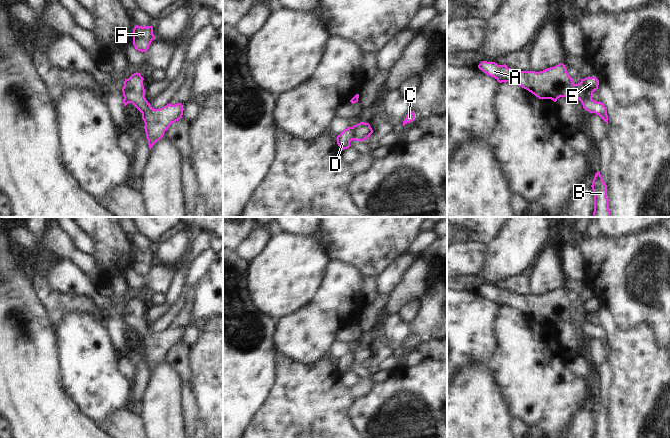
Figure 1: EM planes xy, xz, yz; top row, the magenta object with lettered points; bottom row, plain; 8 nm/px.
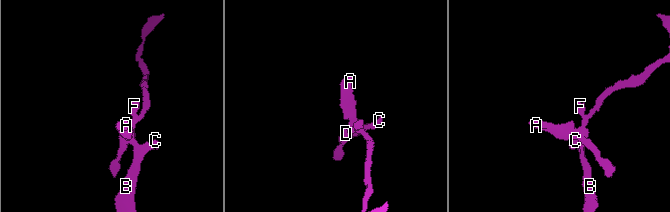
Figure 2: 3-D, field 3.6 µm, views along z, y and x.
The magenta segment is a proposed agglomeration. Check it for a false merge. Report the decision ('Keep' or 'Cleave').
Cleave

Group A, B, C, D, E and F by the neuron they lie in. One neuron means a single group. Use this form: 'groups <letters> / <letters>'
groups A B C E F / D

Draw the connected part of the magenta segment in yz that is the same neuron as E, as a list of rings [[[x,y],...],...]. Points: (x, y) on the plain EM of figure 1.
[[[482,285],[478,292],[499,307],[508,306],[521,310],[539,323],[551,323],[554,326],[560,321],[572,324],[577,321],[580,325],[586,321],[592,322],[599,309],[596,301],[586,301],[574,308],[574,303],[569,300],[563,287],[540,296],[512,294],[506,288],[498,289],[487,285]]]

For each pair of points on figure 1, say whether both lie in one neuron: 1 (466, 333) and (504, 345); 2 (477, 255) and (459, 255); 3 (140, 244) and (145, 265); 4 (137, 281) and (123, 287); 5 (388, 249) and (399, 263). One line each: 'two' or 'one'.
1: two
2: one
3: one
4: two
5: two

